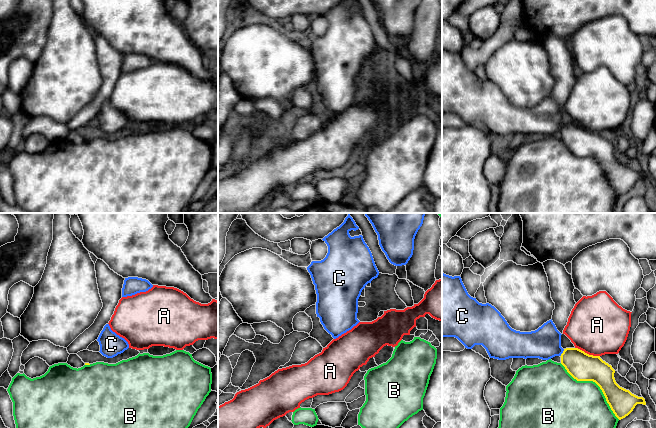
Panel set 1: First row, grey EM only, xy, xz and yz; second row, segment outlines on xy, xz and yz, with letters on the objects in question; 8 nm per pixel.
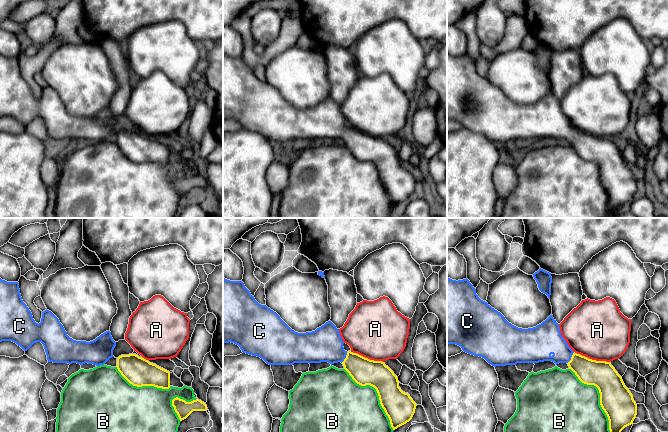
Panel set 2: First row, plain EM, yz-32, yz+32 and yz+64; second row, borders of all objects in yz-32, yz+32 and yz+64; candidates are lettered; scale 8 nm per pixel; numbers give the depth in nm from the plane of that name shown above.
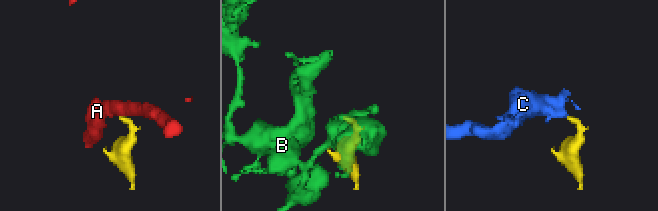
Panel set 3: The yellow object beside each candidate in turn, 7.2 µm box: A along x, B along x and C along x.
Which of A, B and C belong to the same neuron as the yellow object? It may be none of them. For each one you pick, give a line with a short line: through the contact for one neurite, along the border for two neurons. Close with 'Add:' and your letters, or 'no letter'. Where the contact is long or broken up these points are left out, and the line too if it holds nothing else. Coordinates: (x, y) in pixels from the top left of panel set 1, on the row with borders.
C: line yz (581, 366), (562, 353), (544, 343)
Add: C

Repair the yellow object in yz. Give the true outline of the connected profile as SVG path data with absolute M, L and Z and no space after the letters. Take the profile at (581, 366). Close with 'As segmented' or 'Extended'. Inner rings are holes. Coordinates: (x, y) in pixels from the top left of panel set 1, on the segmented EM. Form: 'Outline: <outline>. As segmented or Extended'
Outline: M442 273L442 338L455 337L467 349L482 345L490 358L498 360L509 358L549 360L560 356L561 364L574 379L593 381L600 387L611 410L619 420L628 416L637 404L646 405L643 397L632 394L616 383L615 370L600 356L589 355L578 348L563 349L561 335L552 319L535 331L520 332L512 329L494 306L489 303L479 303L476 298L468 294L460 276L452 277Z. Extended

